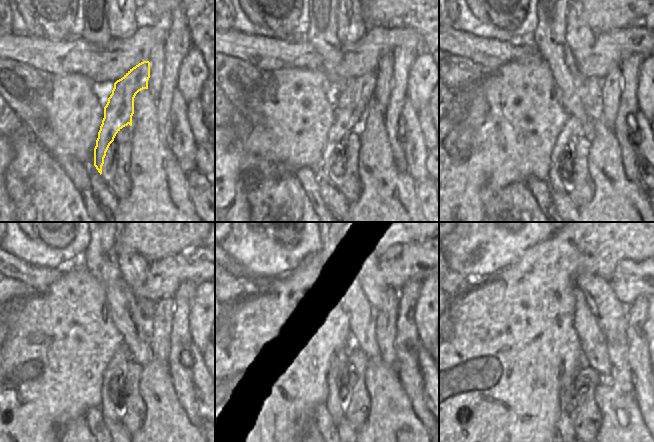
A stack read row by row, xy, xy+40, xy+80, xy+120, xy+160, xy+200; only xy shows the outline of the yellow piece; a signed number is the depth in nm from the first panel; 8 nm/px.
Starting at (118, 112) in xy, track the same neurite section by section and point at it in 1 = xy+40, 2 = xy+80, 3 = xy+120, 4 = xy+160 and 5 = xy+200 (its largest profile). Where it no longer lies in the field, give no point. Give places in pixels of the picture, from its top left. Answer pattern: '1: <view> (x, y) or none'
1: xy+40 (351, 104)
2: xy+80 (571, 127)
3: xy+120 (109, 410)
4: xy+160 (333, 406)
5: xy+200 (565, 425)

